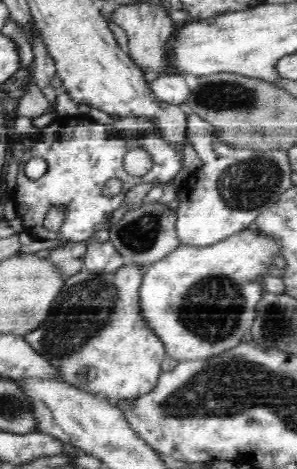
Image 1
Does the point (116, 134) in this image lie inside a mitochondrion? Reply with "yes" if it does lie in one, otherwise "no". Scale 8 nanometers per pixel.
no

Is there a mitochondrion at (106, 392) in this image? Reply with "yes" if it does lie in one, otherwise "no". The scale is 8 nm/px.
no

